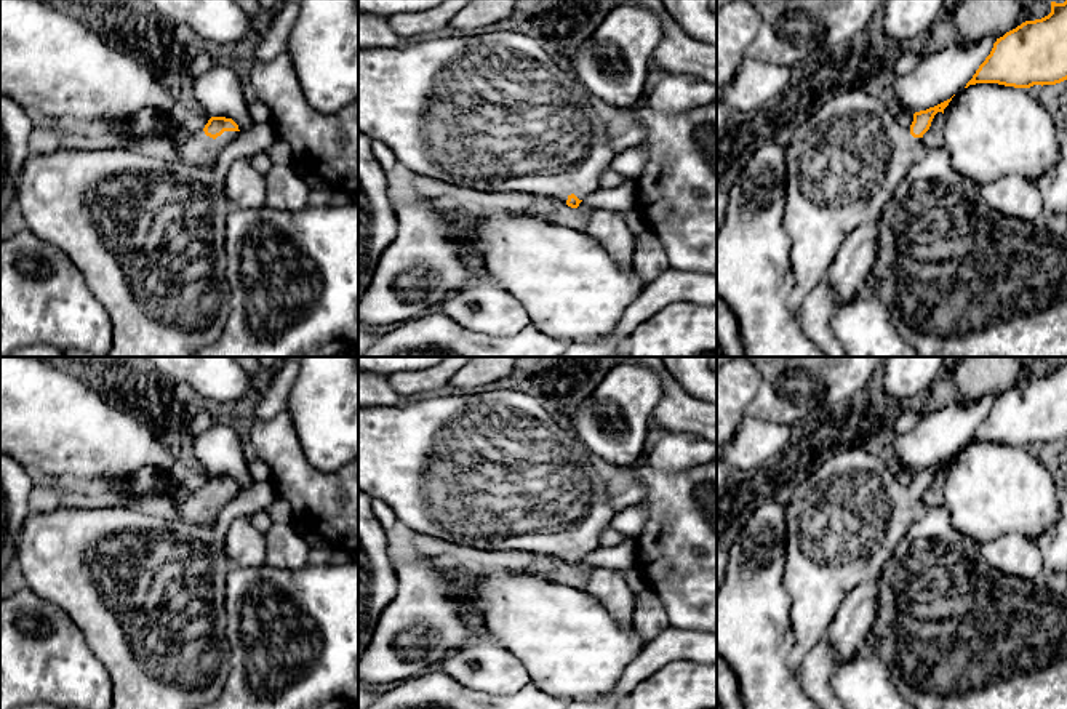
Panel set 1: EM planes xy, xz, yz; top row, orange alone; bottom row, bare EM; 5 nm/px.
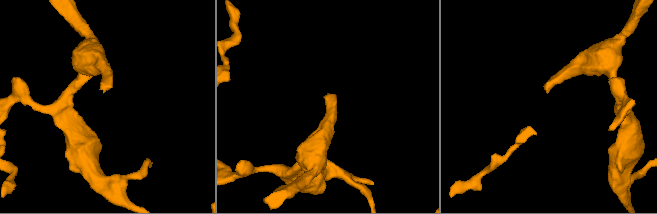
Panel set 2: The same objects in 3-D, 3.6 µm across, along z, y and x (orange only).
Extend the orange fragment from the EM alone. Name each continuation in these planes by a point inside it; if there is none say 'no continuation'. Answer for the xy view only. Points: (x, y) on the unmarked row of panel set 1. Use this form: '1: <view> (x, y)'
1: xy (197, 508)

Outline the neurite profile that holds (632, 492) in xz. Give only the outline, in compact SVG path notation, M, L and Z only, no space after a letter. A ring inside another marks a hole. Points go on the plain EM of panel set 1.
M625 480L624 485L616 488L616 491L611 498L611 509L616 514L633 504L640 504L641 499L645 498L645 495L646 495L646 488L643 483L635 482L635 480Z

